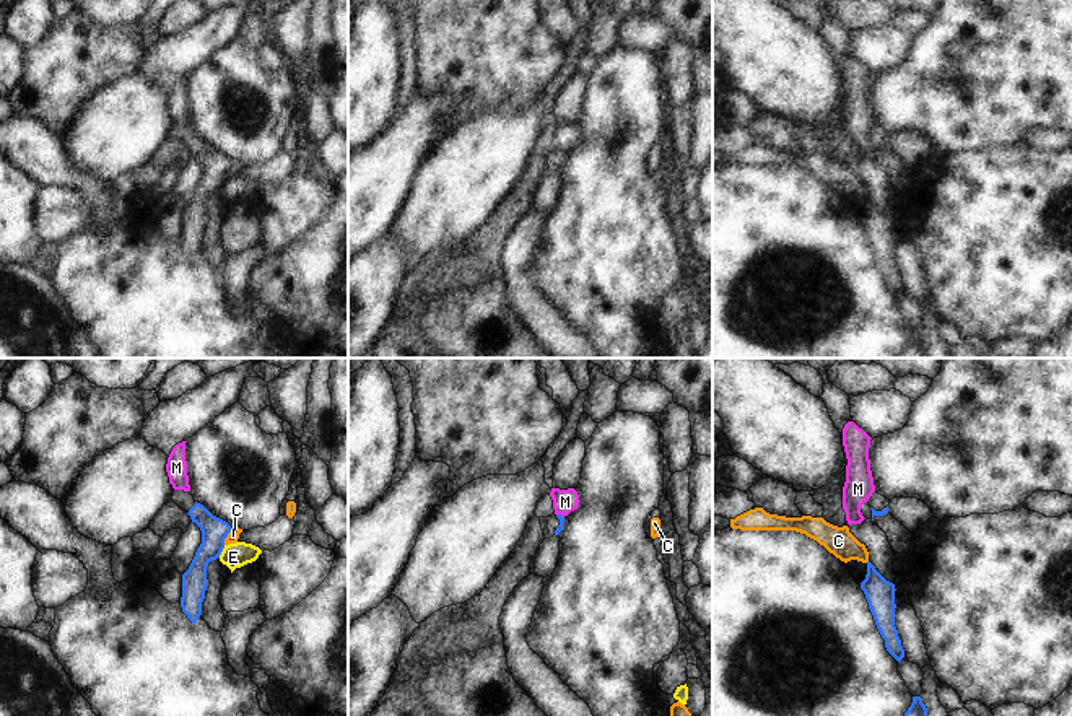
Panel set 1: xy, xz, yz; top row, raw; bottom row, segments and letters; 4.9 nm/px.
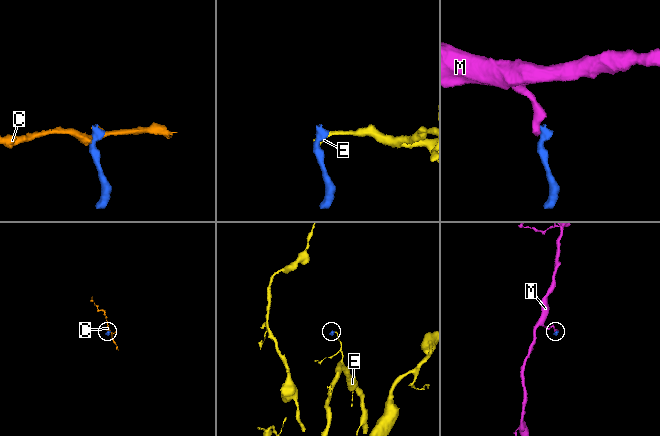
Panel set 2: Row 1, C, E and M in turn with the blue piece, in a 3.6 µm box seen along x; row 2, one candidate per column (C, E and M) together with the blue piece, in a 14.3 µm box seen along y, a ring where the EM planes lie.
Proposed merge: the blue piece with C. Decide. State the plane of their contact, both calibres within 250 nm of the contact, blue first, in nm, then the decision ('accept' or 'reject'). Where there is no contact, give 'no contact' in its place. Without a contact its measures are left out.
contact in xy; calibres 130 and 60 nm; reject

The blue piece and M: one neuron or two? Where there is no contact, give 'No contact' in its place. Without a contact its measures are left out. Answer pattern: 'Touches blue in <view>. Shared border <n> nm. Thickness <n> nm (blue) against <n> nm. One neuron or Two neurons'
Touches blue in xz. Shared border 50 nm. Thickness 30 nm (blue) against 120 nm. Two neurons

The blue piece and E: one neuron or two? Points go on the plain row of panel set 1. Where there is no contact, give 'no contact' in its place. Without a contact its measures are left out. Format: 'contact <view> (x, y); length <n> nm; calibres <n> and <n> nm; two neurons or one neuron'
contact xy (222, 186); length 70 nm; calibres 130 and 130 nm; two neurons

